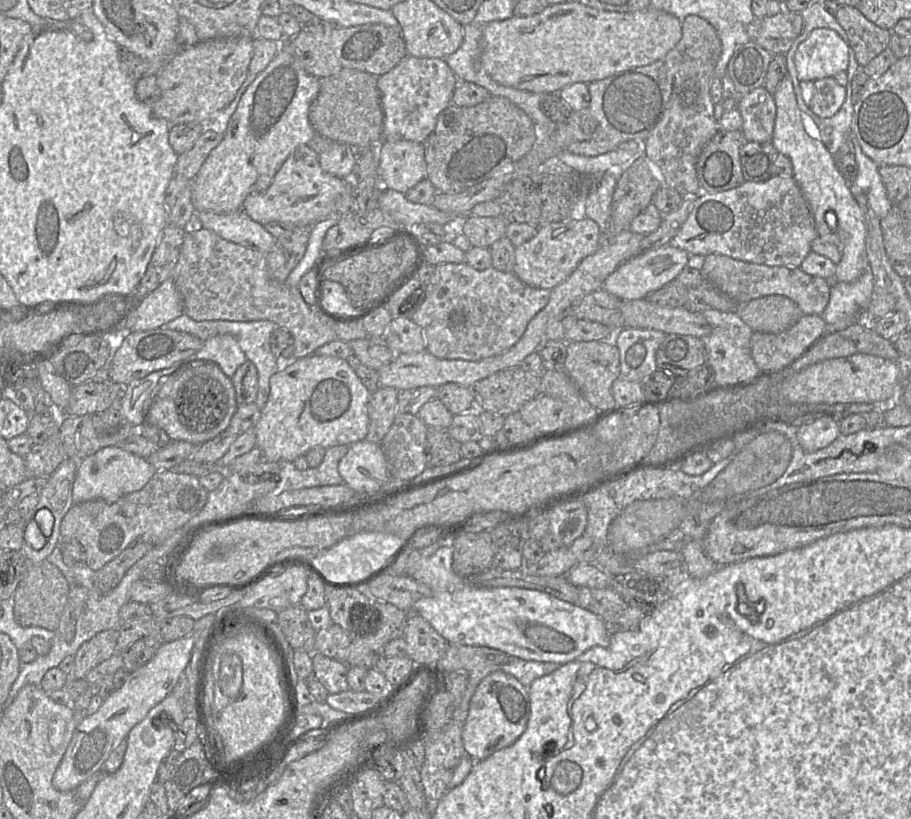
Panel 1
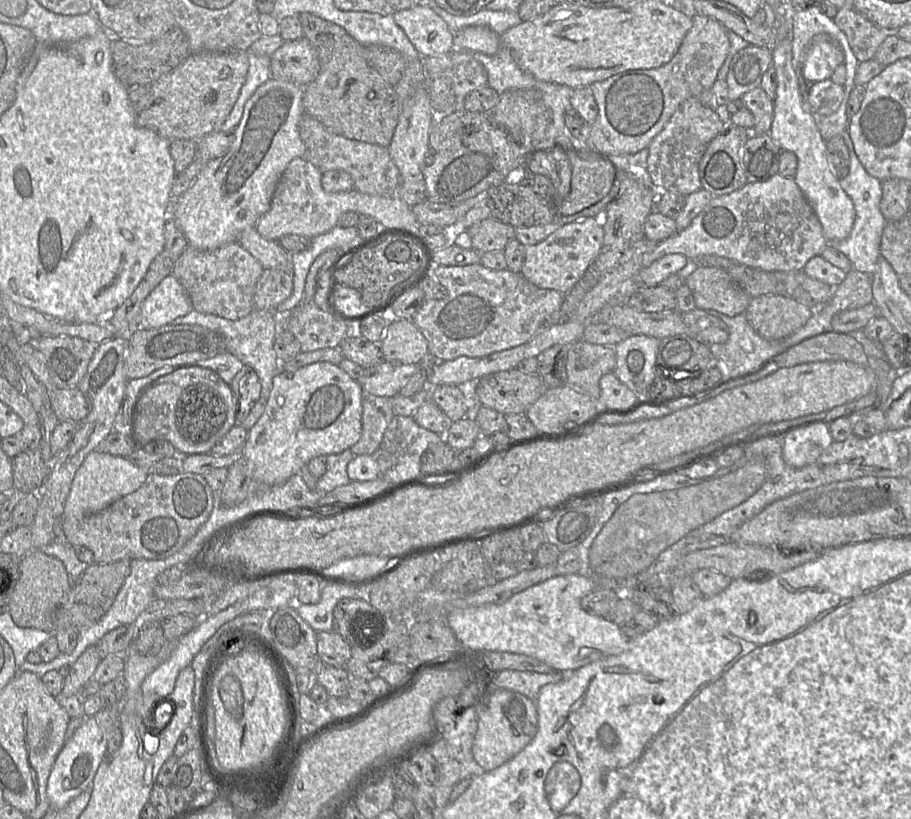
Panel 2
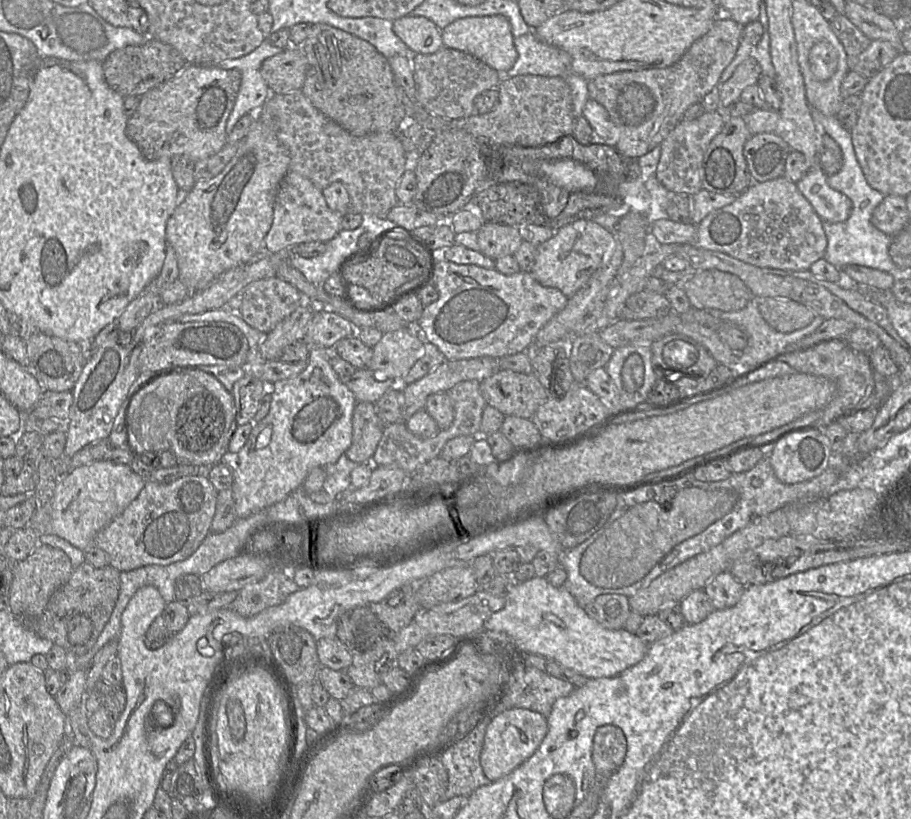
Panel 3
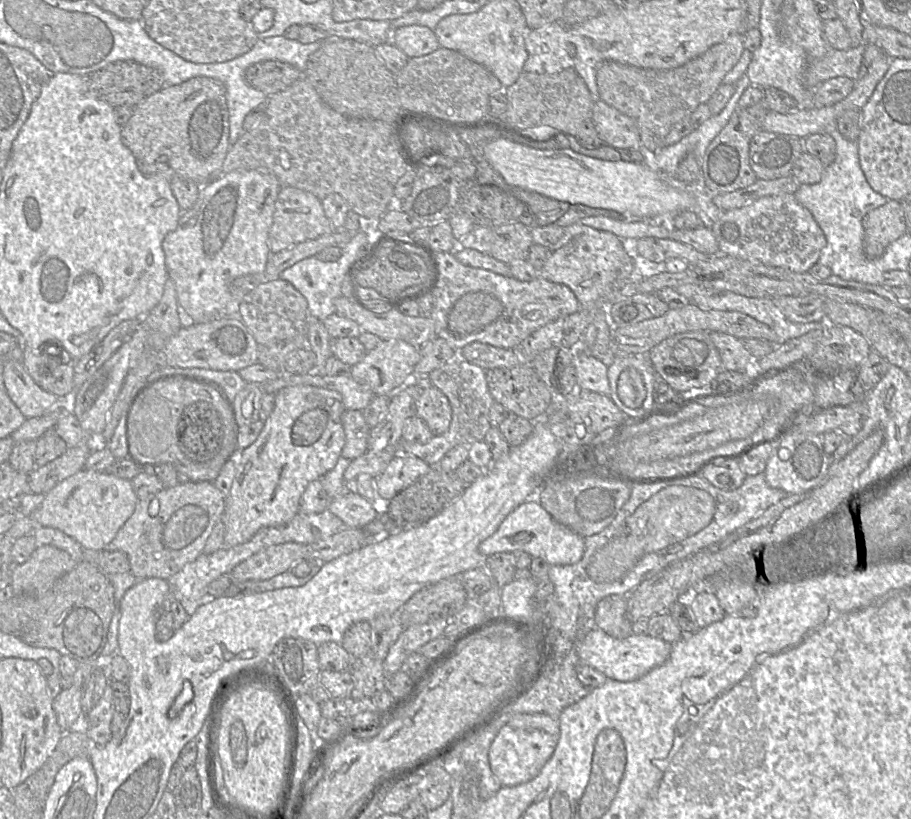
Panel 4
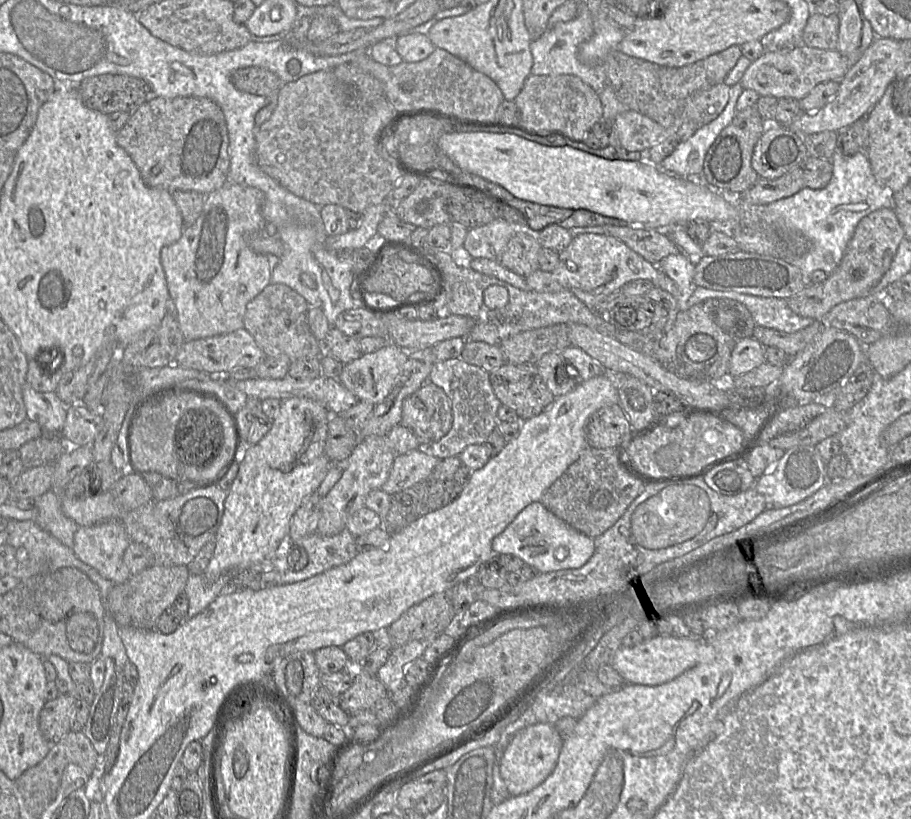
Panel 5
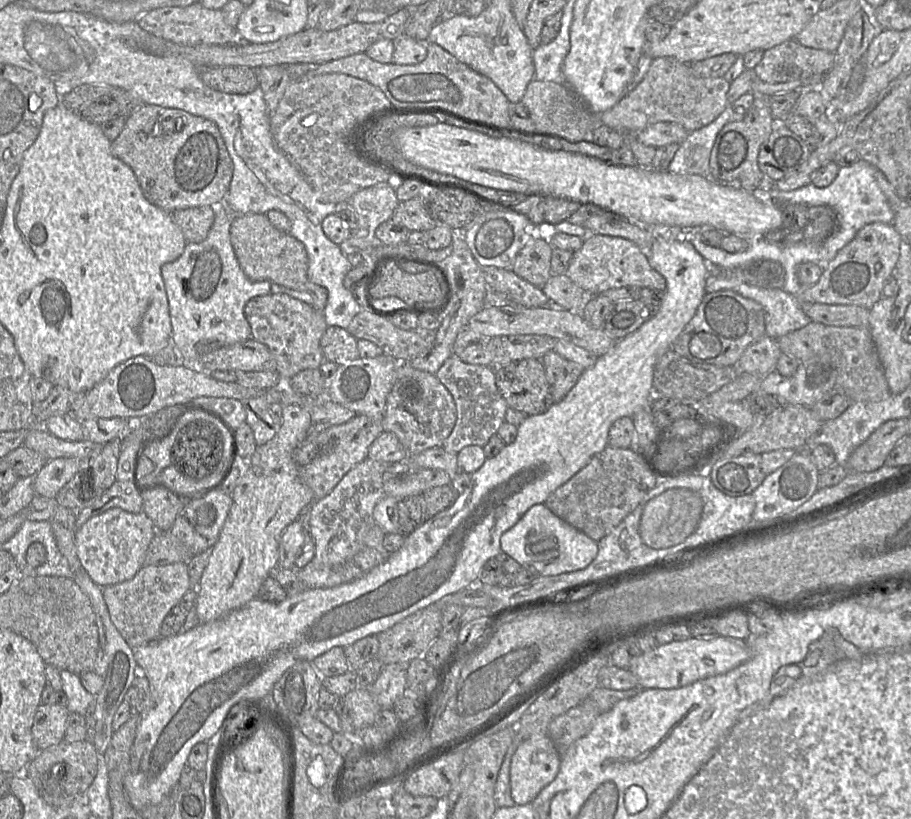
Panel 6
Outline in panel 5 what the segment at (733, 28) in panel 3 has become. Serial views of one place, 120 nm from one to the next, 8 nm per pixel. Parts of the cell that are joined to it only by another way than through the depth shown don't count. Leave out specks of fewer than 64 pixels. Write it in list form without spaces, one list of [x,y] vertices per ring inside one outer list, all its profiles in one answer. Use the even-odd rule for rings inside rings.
[[[733,45],[693,64],[676,68],[660,66],[613,51],[607,55],[603,64],[607,84],[612,87],[617,99],[629,110],[645,115],[668,129],[680,123],[680,113],[689,95],[724,82],[742,56],[741,46]]]

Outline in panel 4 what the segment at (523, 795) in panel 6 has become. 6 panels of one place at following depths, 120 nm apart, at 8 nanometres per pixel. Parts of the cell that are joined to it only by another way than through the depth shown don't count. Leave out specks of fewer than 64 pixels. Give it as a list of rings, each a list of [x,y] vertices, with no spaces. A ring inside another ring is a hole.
[[[542,713],[515,714],[492,742],[488,759],[502,787],[513,787],[535,778],[552,756],[560,737],[558,720]]]

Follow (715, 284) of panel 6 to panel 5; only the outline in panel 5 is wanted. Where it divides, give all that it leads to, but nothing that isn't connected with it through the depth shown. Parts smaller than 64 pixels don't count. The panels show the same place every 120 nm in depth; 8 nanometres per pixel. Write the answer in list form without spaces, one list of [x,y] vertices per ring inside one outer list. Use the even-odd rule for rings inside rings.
[[[697,287],[687,302],[692,307],[711,298],[727,298],[743,304],[751,313],[756,325],[786,333],[795,333],[813,324],[814,319],[794,313],[786,299],[759,297],[732,291]]]

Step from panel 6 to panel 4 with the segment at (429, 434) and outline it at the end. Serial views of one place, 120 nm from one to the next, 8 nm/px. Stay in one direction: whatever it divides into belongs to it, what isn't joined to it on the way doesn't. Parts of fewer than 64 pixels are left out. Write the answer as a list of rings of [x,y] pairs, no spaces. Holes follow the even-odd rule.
[[[423,383],[414,405],[414,415],[427,424],[433,435],[441,435],[450,426],[452,410],[448,398],[439,389]]]

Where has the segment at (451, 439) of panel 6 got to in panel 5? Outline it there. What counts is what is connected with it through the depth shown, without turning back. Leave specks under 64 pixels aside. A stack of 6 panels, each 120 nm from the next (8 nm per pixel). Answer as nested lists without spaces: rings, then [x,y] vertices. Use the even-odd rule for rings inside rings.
[[[461,358],[437,361],[432,366],[428,381],[443,389],[451,402],[452,426],[437,442],[425,447],[433,456],[444,459],[459,456],[469,445],[484,444],[498,423],[497,411],[502,405],[490,382],[490,373]]]

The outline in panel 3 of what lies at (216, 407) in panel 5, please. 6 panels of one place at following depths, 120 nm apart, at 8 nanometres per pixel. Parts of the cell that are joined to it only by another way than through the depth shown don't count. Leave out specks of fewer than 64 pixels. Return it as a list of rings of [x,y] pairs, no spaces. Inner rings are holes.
[[[202,370],[179,372],[164,376],[141,390],[133,398],[128,411],[126,411],[126,427],[127,448],[134,455],[167,450],[172,452],[182,463],[189,463],[199,466],[203,470],[208,470],[223,460],[230,460],[229,443],[237,428],[236,408],[232,391],[228,391],[215,376]],[[208,392],[214,395],[222,405],[225,417],[224,431],[216,444],[209,450],[191,452],[185,449],[177,438],[177,415],[180,408],[189,399]]]

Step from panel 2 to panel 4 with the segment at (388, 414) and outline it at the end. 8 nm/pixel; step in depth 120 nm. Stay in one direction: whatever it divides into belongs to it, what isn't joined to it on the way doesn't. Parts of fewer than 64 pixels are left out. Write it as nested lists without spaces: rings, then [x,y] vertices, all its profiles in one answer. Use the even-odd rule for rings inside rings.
[[[346,410],[341,417],[345,445],[341,456],[352,461],[365,453],[371,428],[367,425],[362,411]]]

